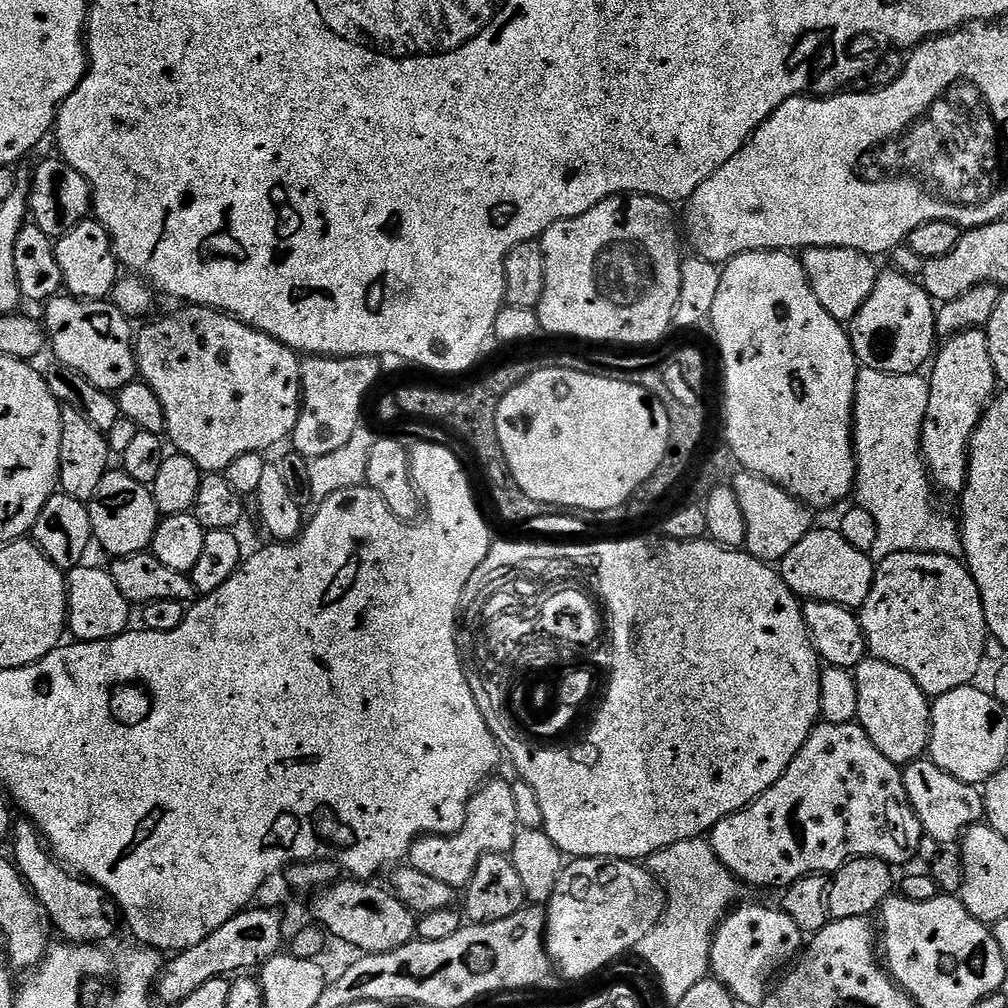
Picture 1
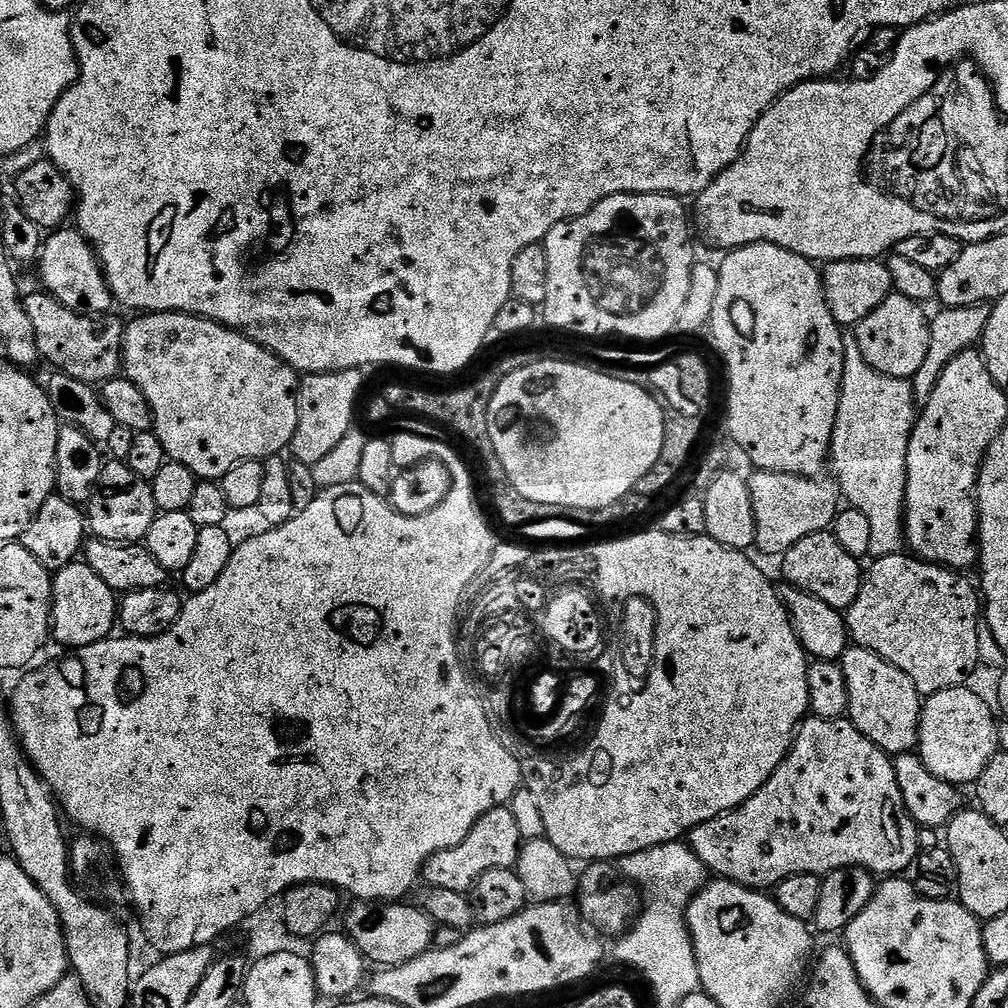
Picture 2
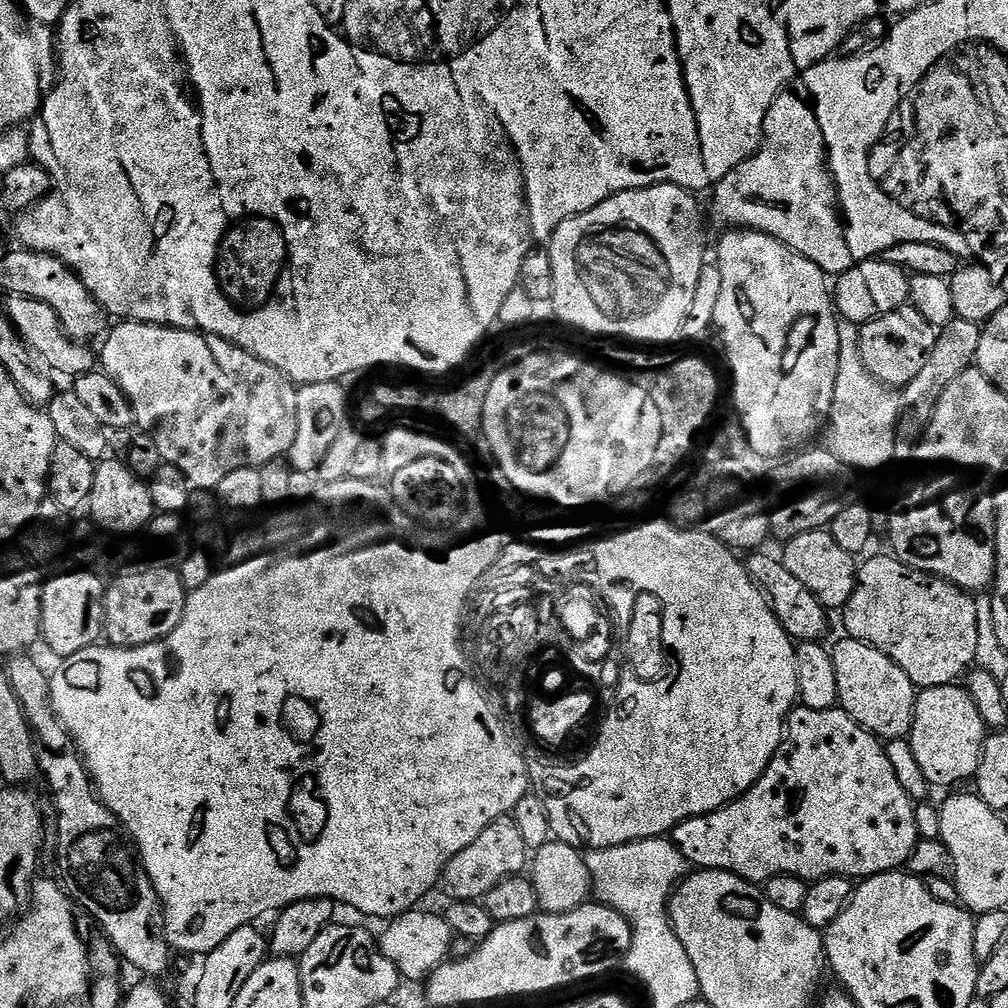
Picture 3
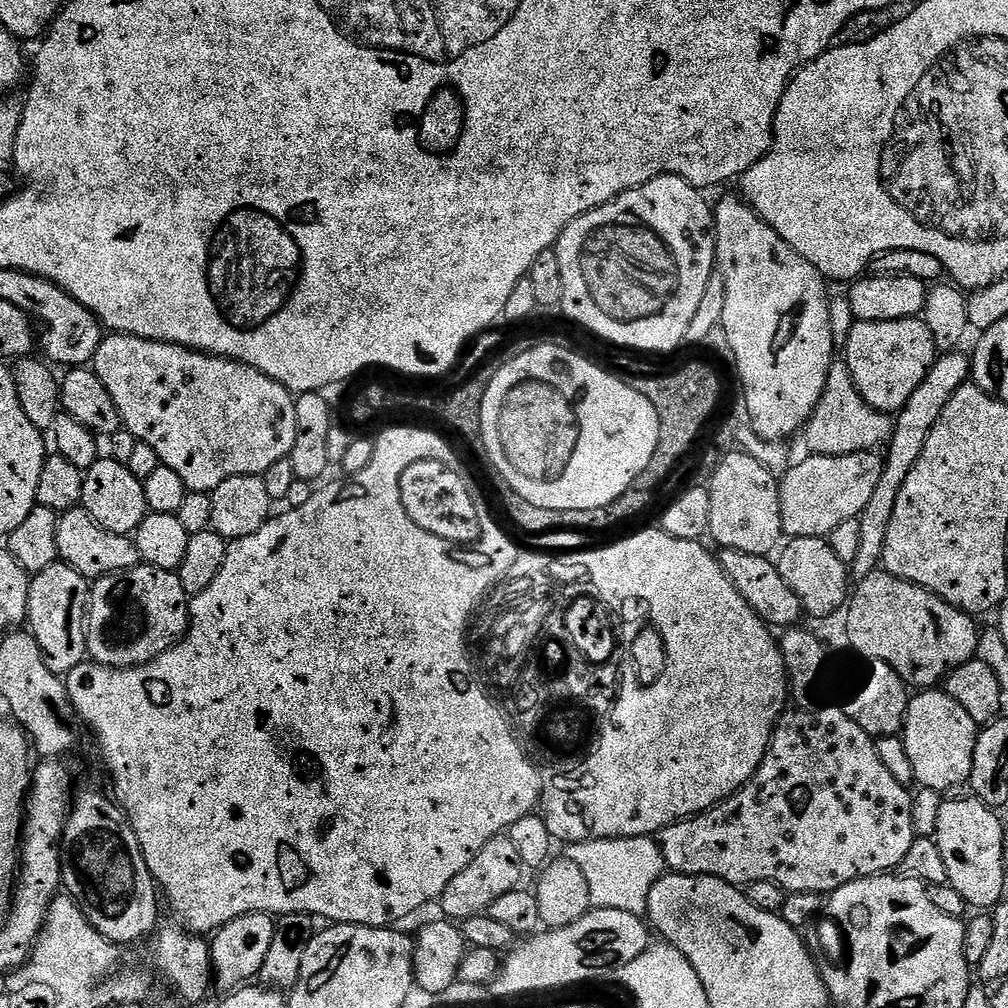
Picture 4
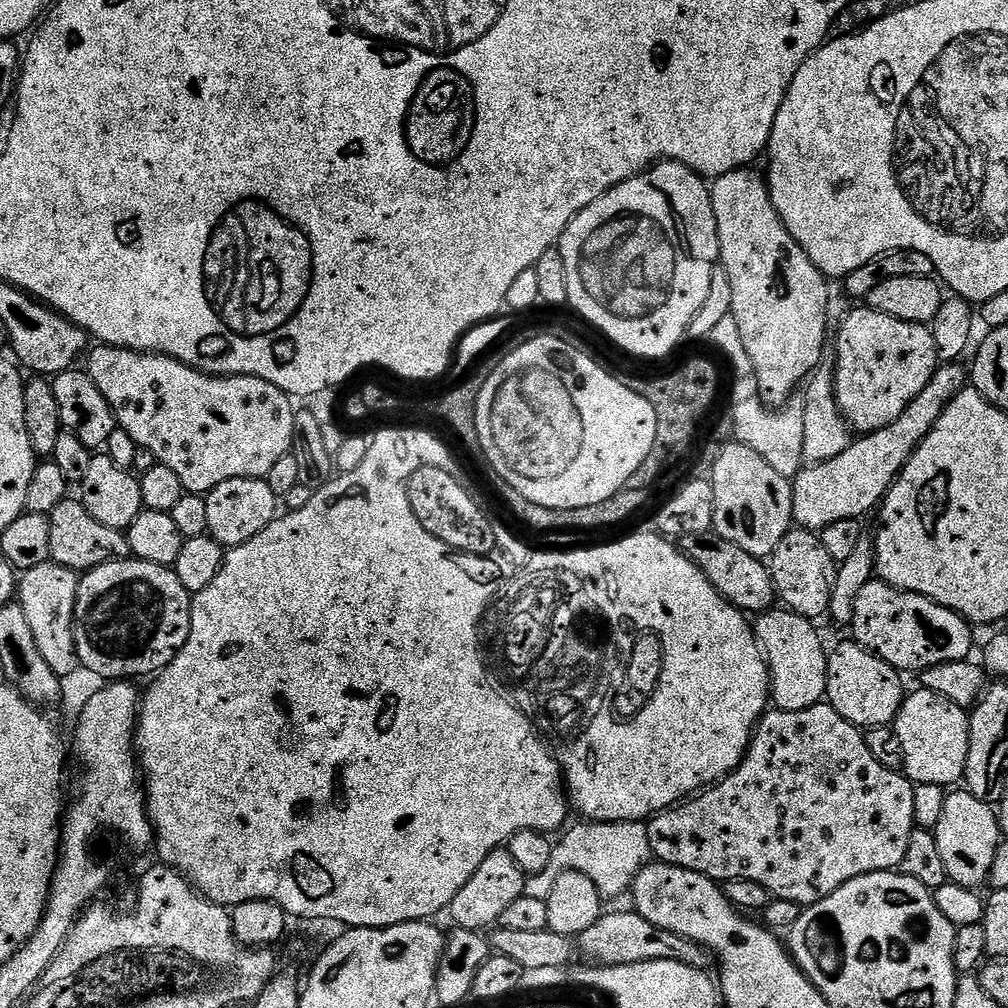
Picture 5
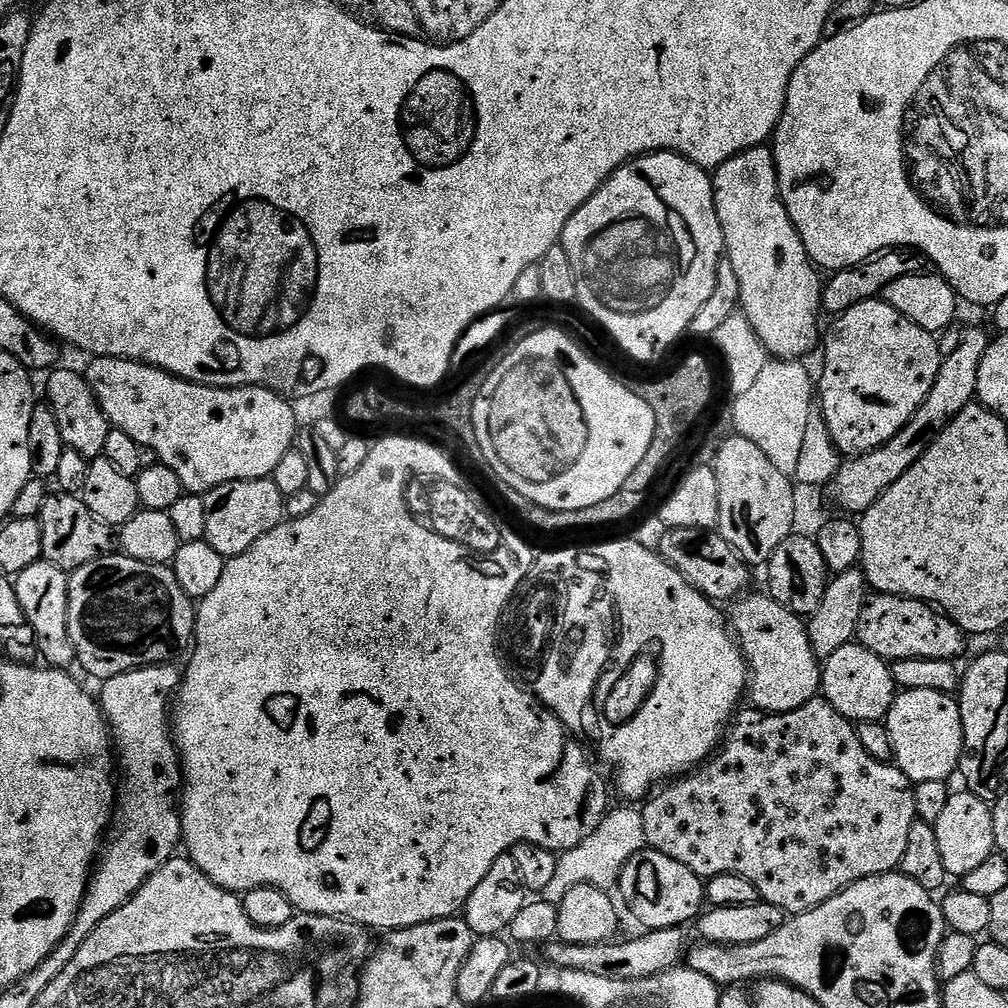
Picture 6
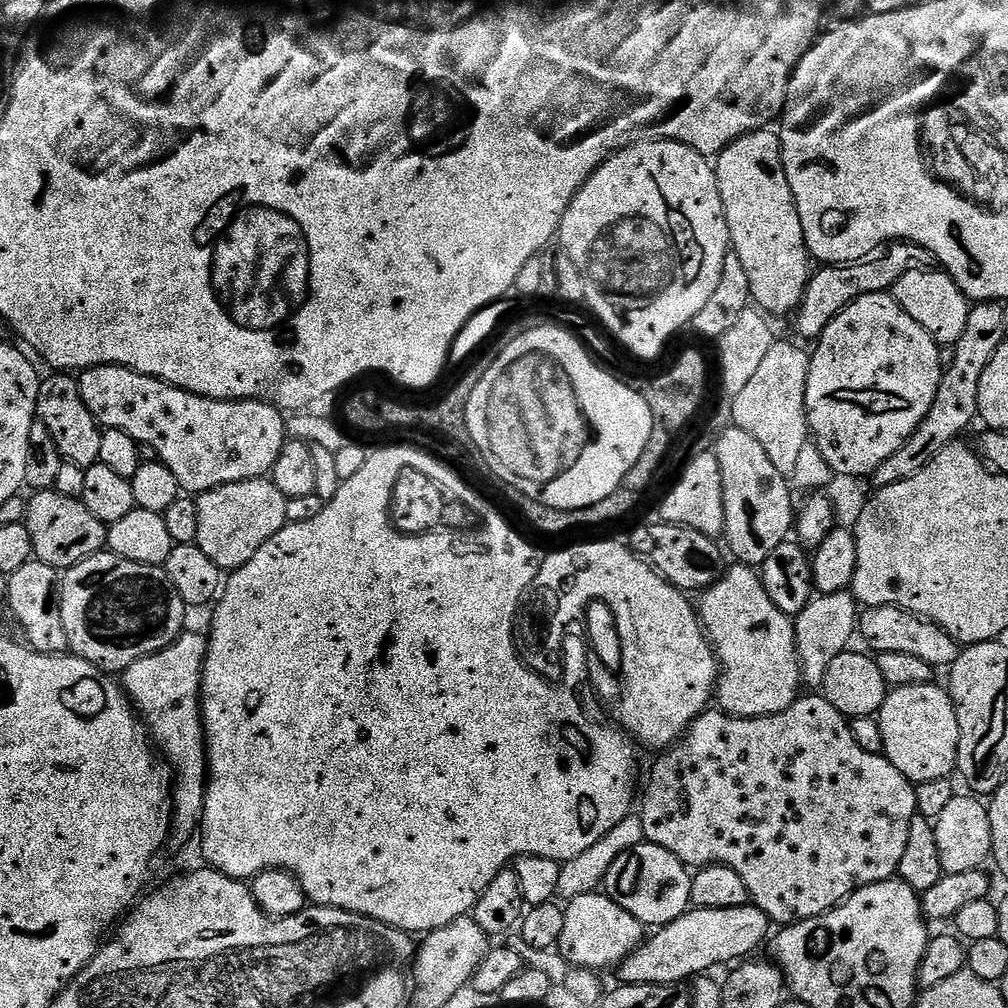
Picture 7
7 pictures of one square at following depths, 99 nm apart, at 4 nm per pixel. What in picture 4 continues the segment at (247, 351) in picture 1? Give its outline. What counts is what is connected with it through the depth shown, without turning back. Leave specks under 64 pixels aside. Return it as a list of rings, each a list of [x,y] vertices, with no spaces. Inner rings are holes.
[[[108,334],[98,346],[90,367],[102,382],[102,386],[106,386],[106,390],[110,390],[110,398],[114,398],[114,406],[118,406],[123,431],[134,434],[136,441],[154,449],[154,454],[158,454],[160,463],[166,465],[170,470],[174,470],[174,474],[178,474],[178,478],[182,478],[182,482],[186,482],[189,492],[211,494],[215,488],[222,486],[222,482],[226,482],[226,478],[263,477],[264,472],[270,470],[270,466],[274,466],[274,462],[287,460],[292,455],[296,437],[296,402],[293,393],[283,388],[274,378],[270,378],[242,362],[227,360],[224,356],[210,356],[207,352],[195,352],[192,348],[183,348],[181,344],[167,344],[123,334]]]

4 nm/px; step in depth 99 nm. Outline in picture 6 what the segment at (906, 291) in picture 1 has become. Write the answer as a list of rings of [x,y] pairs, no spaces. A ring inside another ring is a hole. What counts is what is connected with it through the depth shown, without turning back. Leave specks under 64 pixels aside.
[[[883,298],[862,302],[850,310],[839,313],[833,320],[836,321],[833,322],[832,329],[829,332],[827,329],[822,340],[824,369],[820,372],[820,378],[818,374],[818,410],[824,415],[824,421],[830,430],[830,438],[836,443],[837,452],[841,457],[851,458],[866,454],[870,450],[878,450],[883,444],[890,442],[890,438],[894,438],[894,434],[898,434],[898,430],[902,430],[902,426],[906,426],[910,422],[910,418],[914,418],[918,406],[922,406],[922,402],[926,402],[926,394],[930,394],[930,386],[934,386],[934,378],[938,378],[941,357],[937,337],[933,333],[922,330],[922,326],[914,326],[914,322],[910,322],[910,318],[906,318],[906,314],[898,314],[898,310],[894,310],[894,306],[890,306]]]

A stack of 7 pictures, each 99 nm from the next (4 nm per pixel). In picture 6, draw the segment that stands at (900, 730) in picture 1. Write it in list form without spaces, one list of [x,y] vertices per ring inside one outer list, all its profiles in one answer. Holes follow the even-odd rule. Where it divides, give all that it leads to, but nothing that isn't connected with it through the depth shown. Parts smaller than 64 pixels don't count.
[[[853,642],[841,646],[822,664],[822,696],[838,714],[853,722],[883,721],[898,695],[889,661],[874,654],[867,646]]]

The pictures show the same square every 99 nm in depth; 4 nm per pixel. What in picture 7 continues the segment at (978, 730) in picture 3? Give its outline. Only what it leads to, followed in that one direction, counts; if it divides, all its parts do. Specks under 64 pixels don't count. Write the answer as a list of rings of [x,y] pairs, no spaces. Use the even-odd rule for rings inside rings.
[[[931,682],[892,688],[878,713],[882,726],[883,755],[894,766],[898,766],[906,779],[915,785],[934,782],[938,778],[949,778],[957,769],[960,737],[958,714],[954,710],[954,702],[947,687],[940,685],[939,688],[937,684]]]

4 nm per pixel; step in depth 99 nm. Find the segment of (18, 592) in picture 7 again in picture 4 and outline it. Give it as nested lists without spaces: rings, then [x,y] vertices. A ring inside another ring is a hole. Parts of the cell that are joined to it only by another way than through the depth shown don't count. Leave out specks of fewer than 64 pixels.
[[[59,562],[35,573],[28,585],[27,627],[44,655],[46,666],[56,676],[67,677],[74,666],[85,663],[88,656],[86,621],[90,599],[89,577],[78,574],[70,566]]]

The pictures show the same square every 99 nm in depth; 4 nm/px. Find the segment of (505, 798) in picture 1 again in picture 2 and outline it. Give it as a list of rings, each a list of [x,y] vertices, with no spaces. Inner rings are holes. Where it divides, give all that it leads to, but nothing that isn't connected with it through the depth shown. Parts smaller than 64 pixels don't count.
[[[506,806],[495,808],[482,814],[482,818],[478,818],[474,830],[470,830],[470,834],[466,834],[466,838],[458,842],[458,846],[450,850],[442,850],[426,861],[422,873],[423,883],[425,885],[428,883],[429,889],[441,888],[442,890],[458,890],[465,894],[471,893],[478,878],[482,878],[486,870],[515,869],[521,847],[518,821],[515,820],[514,814],[510,814]]]

